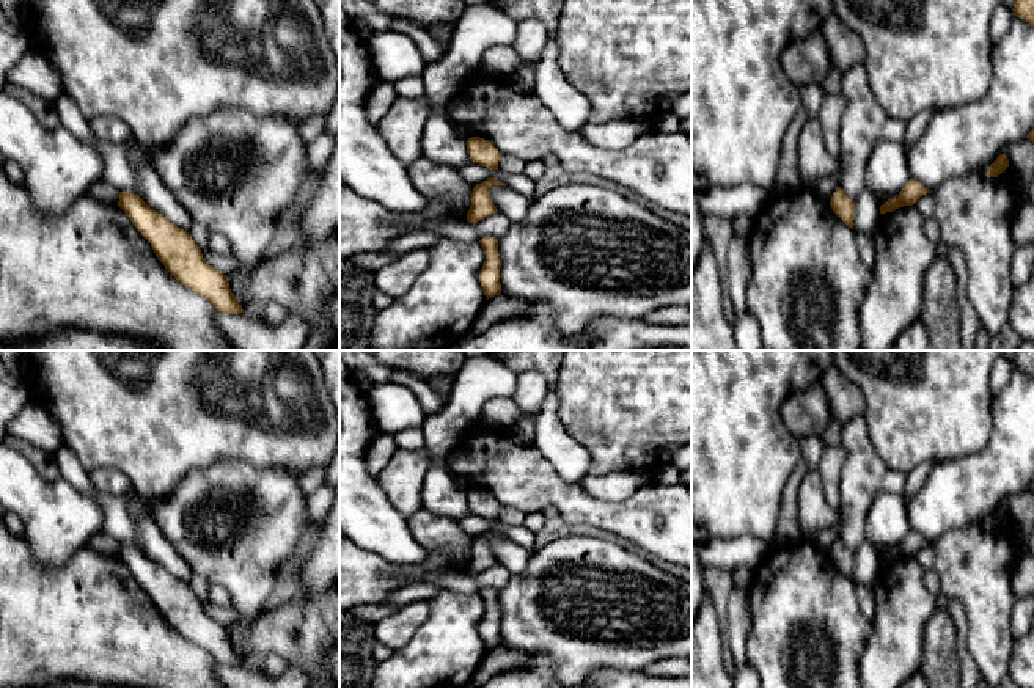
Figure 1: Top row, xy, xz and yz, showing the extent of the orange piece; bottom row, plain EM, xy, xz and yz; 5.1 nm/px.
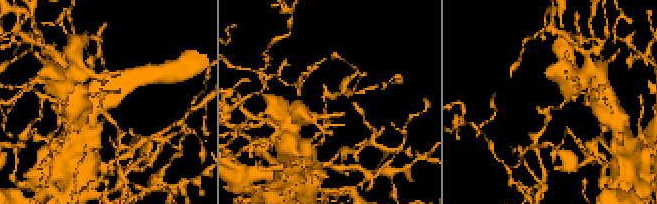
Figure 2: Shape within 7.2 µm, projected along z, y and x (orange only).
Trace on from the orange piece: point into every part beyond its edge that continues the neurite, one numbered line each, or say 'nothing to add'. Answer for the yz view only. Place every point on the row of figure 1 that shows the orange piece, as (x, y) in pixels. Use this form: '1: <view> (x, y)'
nothing to add

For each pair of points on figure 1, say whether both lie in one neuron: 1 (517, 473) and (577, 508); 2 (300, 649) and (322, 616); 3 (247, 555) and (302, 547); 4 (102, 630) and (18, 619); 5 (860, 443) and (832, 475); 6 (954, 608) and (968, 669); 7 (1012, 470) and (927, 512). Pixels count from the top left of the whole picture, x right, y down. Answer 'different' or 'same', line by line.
1: same
2: same
3: different
4: same
5: different
6: same
7: same

